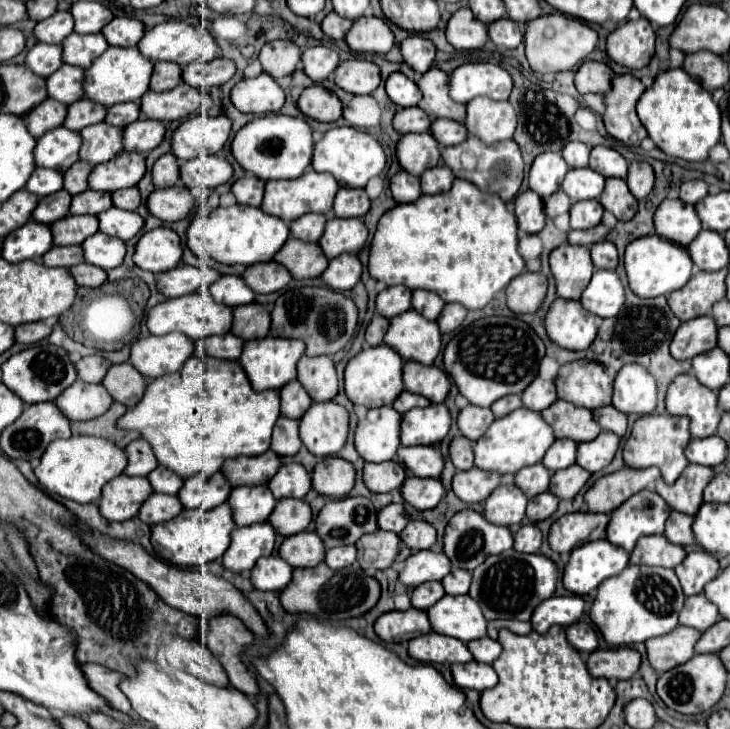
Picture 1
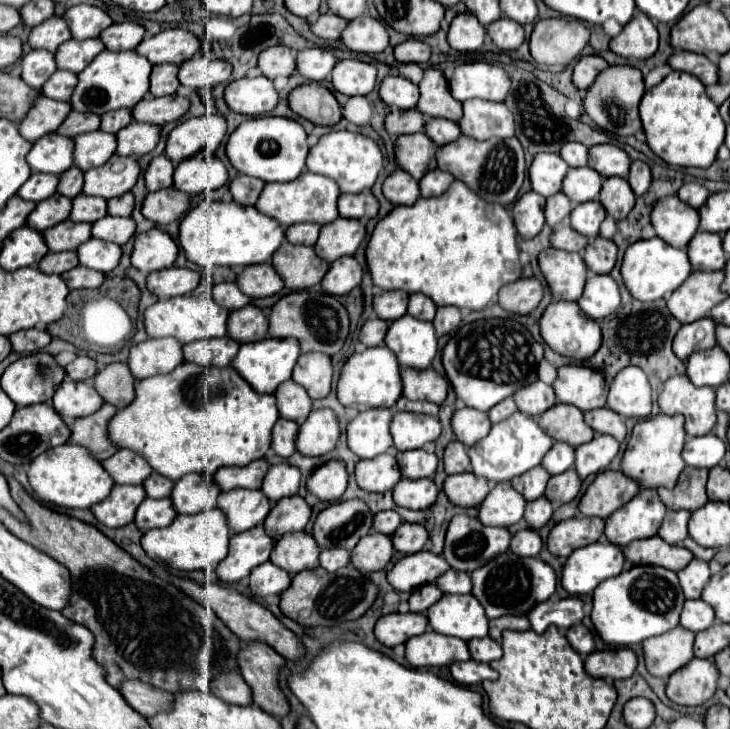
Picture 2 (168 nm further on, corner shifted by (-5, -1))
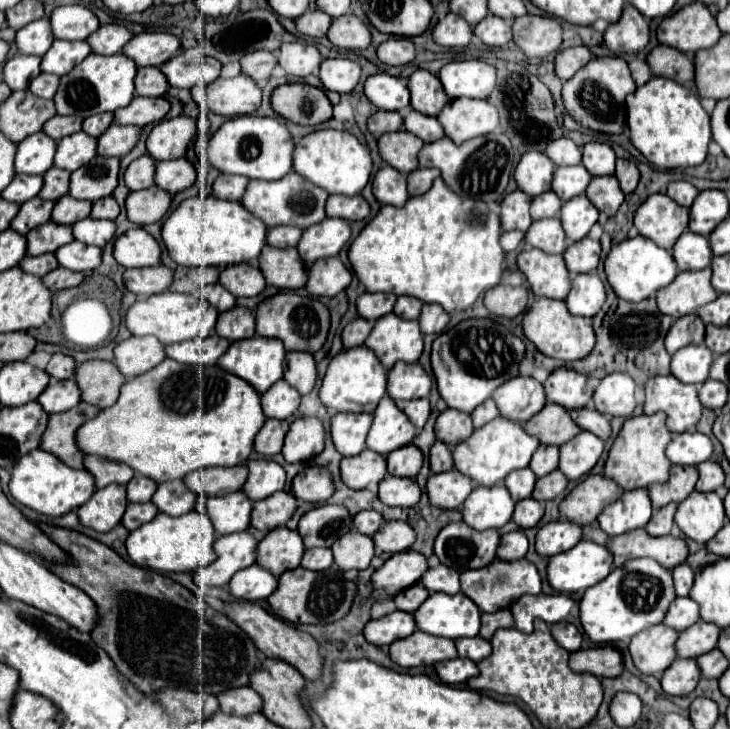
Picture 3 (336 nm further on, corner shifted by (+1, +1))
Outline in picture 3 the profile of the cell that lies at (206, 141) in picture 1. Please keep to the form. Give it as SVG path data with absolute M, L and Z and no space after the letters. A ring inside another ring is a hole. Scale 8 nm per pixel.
M178 116L156 124L146 138L146 148L156 162L172 160L184 156L184 150L188 148L194 136L196 136L196 120L188 116Z

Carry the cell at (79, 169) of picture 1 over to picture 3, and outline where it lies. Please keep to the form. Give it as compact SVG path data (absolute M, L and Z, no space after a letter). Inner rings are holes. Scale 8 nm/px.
M50 168L44 176L44 186L38 192L40 198L56 202L64 194L68 194L68 182L70 182L70 172L60 170L60 168Z

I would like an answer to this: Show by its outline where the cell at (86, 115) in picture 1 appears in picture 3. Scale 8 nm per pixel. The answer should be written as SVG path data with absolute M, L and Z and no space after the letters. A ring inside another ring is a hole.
M54 116L44 124L44 134L48 134L54 140L60 140L64 136L76 134L82 130L82 118L72 118L72 116Z

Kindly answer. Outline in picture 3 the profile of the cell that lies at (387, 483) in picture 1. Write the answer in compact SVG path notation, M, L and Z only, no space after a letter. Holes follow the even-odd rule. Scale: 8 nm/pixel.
M364 448L358 456L342 458L340 478L352 490L362 490L368 484L378 484L386 476L386 458Z

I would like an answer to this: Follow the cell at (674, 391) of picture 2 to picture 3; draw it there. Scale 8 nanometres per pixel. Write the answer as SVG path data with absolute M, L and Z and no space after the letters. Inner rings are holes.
M654 376L644 384L644 414L664 412L670 432L688 432L700 420L702 404L694 384L682 384L674 376Z

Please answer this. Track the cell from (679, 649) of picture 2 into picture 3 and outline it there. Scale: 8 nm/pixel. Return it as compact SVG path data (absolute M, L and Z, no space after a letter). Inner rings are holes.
M656 624L632 636L628 650L634 660L634 666L642 674L652 674L656 678L662 678L662 672L676 660L676 650L674 650L676 638L678 632L664 624Z

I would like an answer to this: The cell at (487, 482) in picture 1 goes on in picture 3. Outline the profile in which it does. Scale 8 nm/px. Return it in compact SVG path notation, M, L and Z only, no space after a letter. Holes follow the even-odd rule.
M458 470L432 474L426 482L428 500L440 510L458 510L470 492L472 480Z

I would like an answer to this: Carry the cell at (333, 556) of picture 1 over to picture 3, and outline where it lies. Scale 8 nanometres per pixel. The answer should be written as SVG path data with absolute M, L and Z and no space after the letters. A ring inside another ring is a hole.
M316 548L316 550L306 550L300 564L306 570L326 570L326 568L332 566L332 562L334 560L332 560L332 550L330 548L328 550Z

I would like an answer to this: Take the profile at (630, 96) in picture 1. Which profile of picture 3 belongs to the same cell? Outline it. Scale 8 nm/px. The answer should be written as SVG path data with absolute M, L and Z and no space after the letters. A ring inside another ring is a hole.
M604 56L604 58L592 58L570 80L566 80L562 88L562 102L566 112L574 118L576 124L604 134L620 134L626 124L624 98L634 90L636 84L630 76L628 64L622 58Z

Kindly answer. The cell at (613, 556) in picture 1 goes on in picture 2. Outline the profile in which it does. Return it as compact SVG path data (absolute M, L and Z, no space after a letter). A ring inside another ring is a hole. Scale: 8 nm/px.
M594 542L570 554L562 570L562 588L570 594L590 594L606 578L624 570L624 554L616 544Z

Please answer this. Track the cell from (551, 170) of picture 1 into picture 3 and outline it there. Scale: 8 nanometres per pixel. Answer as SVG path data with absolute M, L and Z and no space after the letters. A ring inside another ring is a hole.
M528 152L520 158L516 172L514 172L514 180L522 192L536 198L550 190L552 170L554 170L554 164L550 162L546 154Z

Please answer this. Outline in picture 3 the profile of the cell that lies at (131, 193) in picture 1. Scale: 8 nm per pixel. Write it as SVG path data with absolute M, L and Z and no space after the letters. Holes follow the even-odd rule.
M112 196L108 198L102 198L100 202L94 202L92 204L92 212L90 212L90 218L96 218L96 220L114 220L120 212L120 206L116 204L116 200Z

